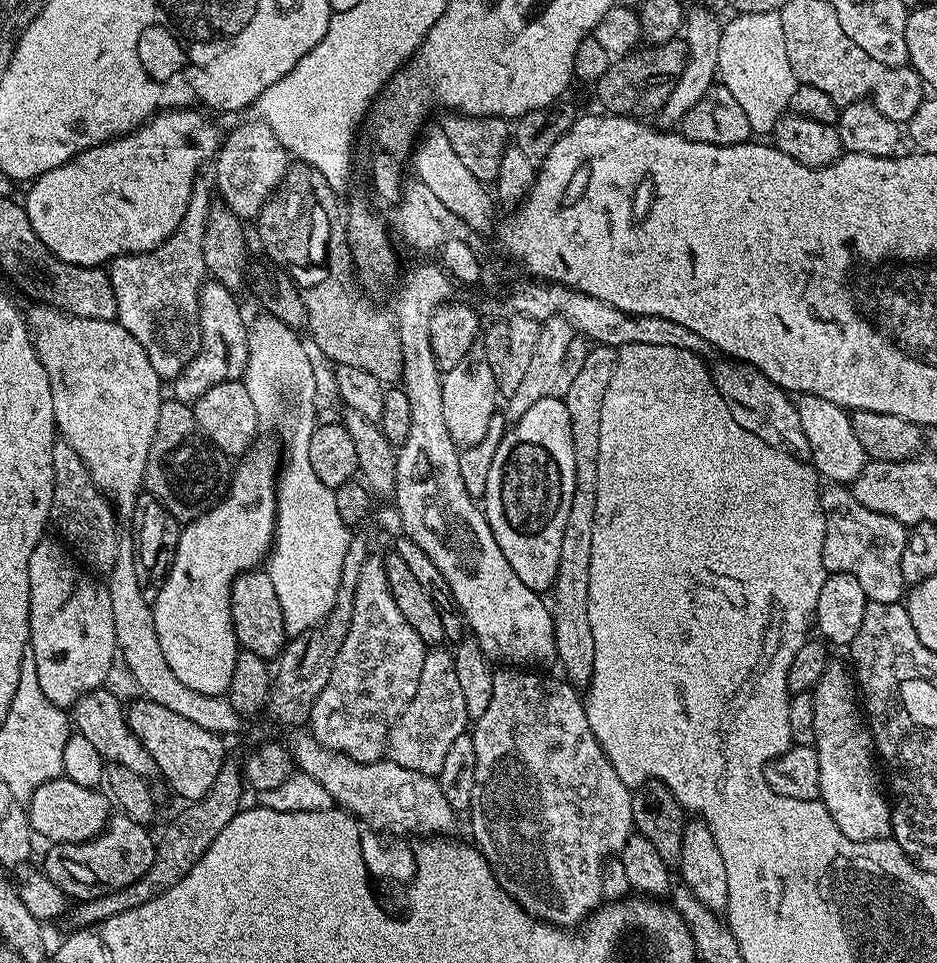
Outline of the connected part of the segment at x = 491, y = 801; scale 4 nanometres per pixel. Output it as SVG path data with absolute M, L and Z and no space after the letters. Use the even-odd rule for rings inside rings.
M504 666L493 671L494 690L490 694L490 706L486 706L486 714L482 714L482 718L475 720L470 728L470 735L474 742L474 758L476 759L474 798L470 809L473 836L471 839L474 841L475 847L479 848L480 853L486 858L486 862L492 867L492 873L498 878L501 886L531 916L554 924L558 928L572 930L601 903L604 895L604 887L602 886L604 861L619 854L626 838L633 835L632 792L622 782L622 778L618 778L614 766L608 761L598 742L598 738L594 738L594 730L590 730L590 722L586 718L581 693L576 693L579 691L567 679L555 680L554 677L548 675L552 674L541 674L536 670L517 670L512 666Z

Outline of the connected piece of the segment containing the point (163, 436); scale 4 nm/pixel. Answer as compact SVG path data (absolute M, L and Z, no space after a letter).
M175 398L165 399L158 410L158 426L150 442L150 454L146 458L144 488L147 495L158 498L158 502L162 502L162 506L166 506L166 510L170 510L170 514L174 514L176 520L181 522L196 520L217 500L224 499L233 471L229 457L205 438L204 431L200 429L192 413L192 404L184 404Z

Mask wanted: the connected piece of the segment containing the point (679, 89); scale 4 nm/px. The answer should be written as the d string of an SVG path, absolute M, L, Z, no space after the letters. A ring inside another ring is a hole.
M701 6L701 8L689 7L687 9L682 38L688 47L688 57L686 58L686 66L676 77L667 96L664 97L664 105L658 114L658 124L661 129L675 129L680 120L686 118L689 110L702 99L702 94L706 94L706 90L712 88L714 81L717 79L718 44L722 20L719 20L716 16L719 15L707 6Z

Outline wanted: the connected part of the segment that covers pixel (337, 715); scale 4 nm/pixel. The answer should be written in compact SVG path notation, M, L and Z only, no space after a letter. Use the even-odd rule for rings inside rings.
M376 554L369 555L368 561L362 566L362 574L358 574L354 614L350 618L346 642L342 642L342 650L338 650L338 658L334 662L330 682L326 682L326 690L322 690L322 694L318 694L312 704L312 737L322 746L343 756L349 756L354 762L369 764L381 759L386 752L388 731L392 729L392 723L404 713L406 706L414 698L414 690L418 690L418 678L422 678L425 651L426 645L422 638L414 634L414 626L410 626L410 622L402 618L402 610L398 610L394 603L390 586L386 582L383 559L379 555L376 557Z

